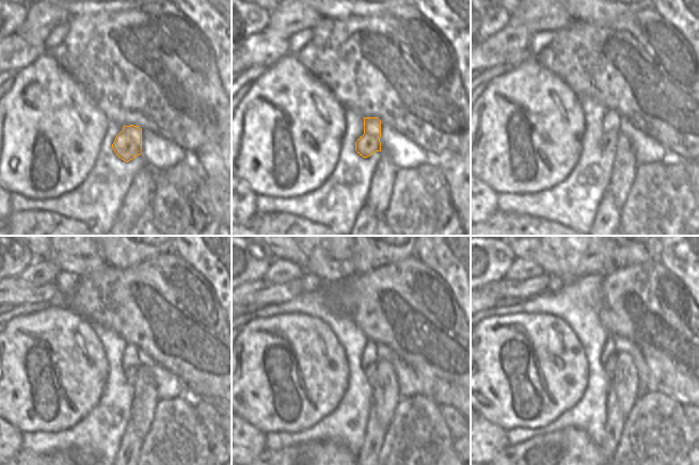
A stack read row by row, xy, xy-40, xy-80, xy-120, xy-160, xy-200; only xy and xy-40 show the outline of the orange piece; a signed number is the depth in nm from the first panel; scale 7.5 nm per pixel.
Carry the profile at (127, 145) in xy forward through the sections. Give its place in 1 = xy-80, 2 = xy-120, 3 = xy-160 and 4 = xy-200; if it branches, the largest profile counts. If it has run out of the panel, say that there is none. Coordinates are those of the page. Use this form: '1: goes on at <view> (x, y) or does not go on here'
1: goes on at xy-80 (612, 118)
2: goes on at xy-120 (130, 361)
3: goes on at xy-160 (369, 358)
4: goes on at xy-200 (608, 356)

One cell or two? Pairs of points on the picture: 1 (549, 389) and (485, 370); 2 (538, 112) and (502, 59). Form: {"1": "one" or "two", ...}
{"1": "one", "2": "two"}

